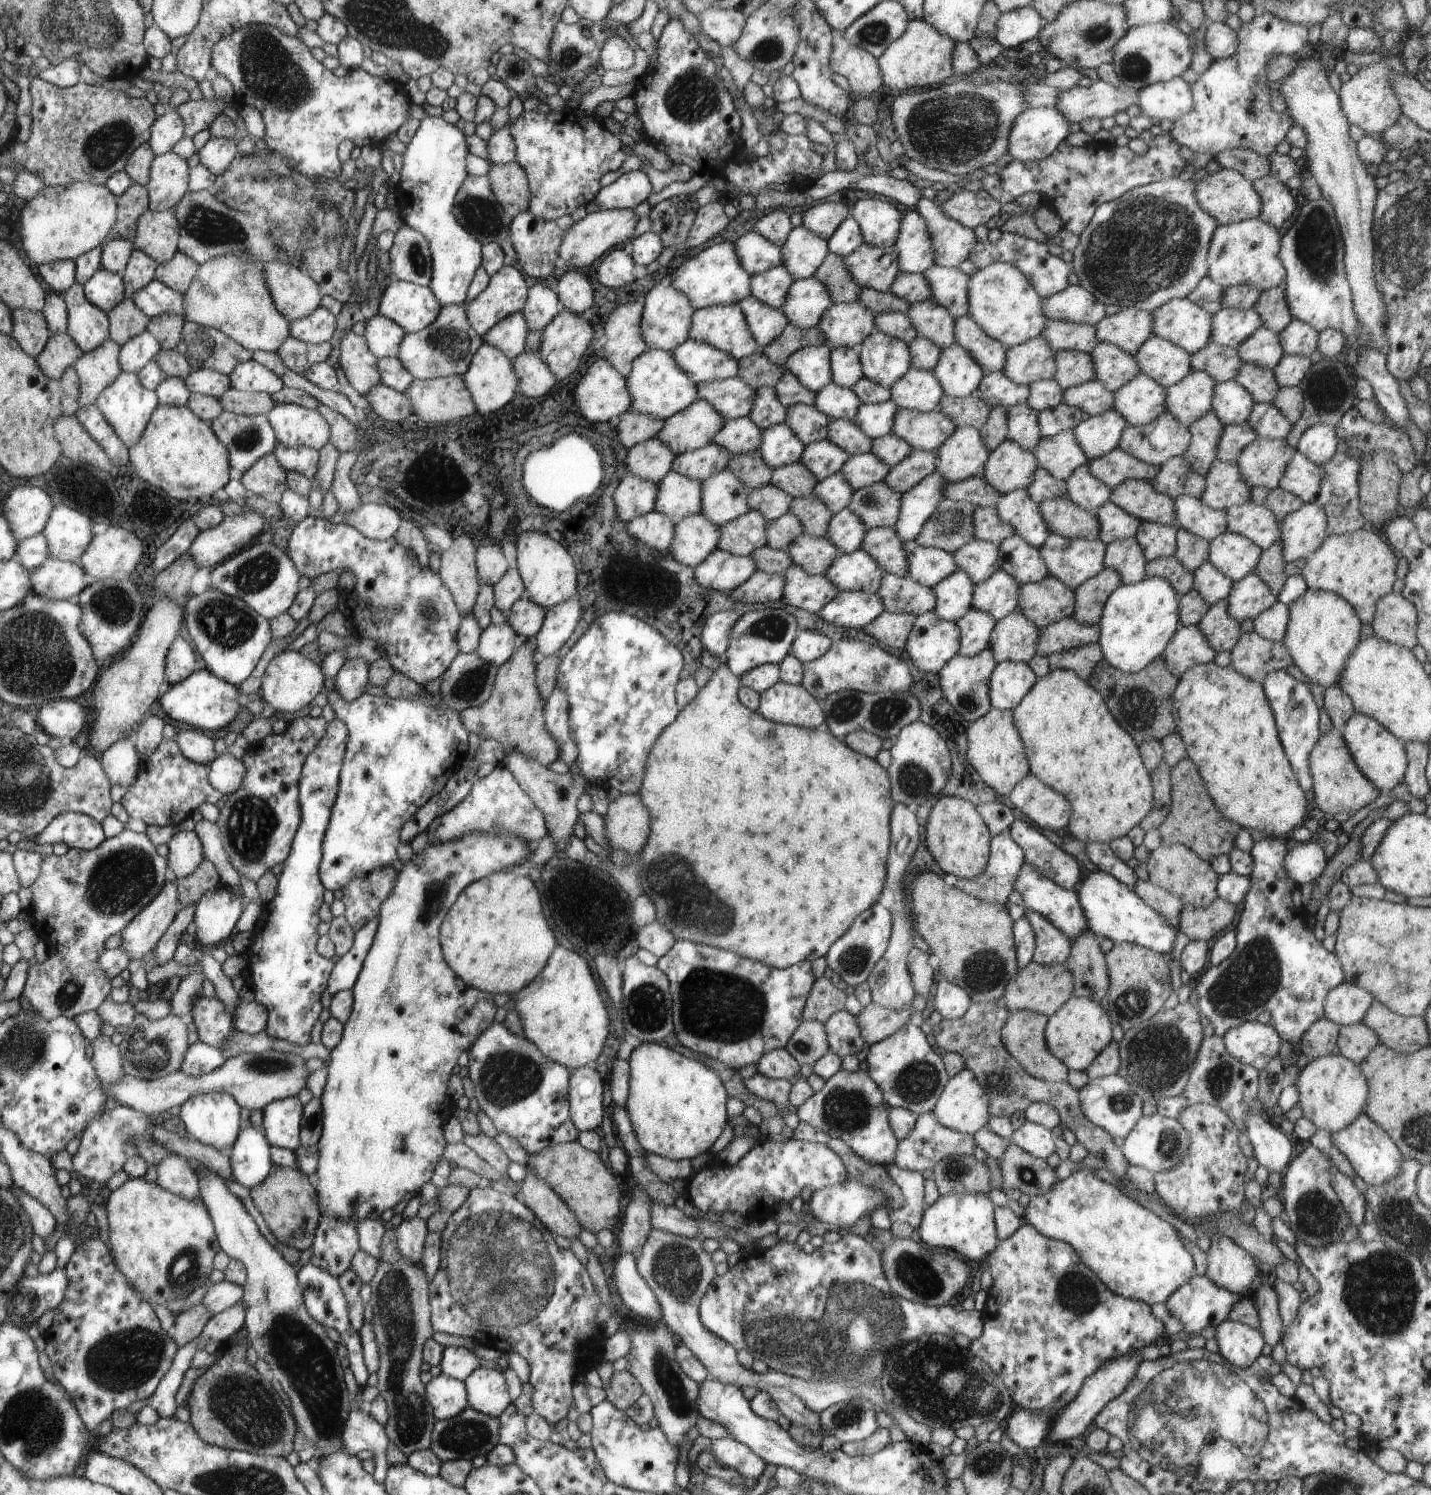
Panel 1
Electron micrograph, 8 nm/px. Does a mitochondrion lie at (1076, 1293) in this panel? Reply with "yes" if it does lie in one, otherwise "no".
yes

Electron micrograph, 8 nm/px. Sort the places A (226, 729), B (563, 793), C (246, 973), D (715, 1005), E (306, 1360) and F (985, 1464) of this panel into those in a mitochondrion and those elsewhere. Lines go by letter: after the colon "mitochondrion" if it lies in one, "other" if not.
A: other
B: other
C: other
D: mitochondrion
E: mitochondrion
F: mitochondrion

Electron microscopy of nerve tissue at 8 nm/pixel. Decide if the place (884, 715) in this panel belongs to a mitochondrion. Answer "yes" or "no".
yes

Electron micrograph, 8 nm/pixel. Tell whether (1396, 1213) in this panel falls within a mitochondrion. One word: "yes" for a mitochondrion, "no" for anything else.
yes

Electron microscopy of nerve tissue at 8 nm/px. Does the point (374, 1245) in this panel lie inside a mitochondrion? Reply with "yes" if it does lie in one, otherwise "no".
no

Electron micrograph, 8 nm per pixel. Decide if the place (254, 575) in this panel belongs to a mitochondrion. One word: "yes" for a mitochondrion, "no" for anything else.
yes

